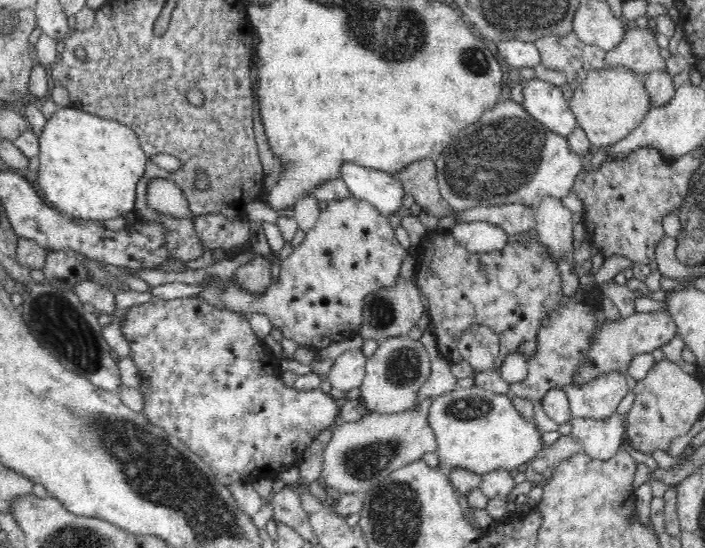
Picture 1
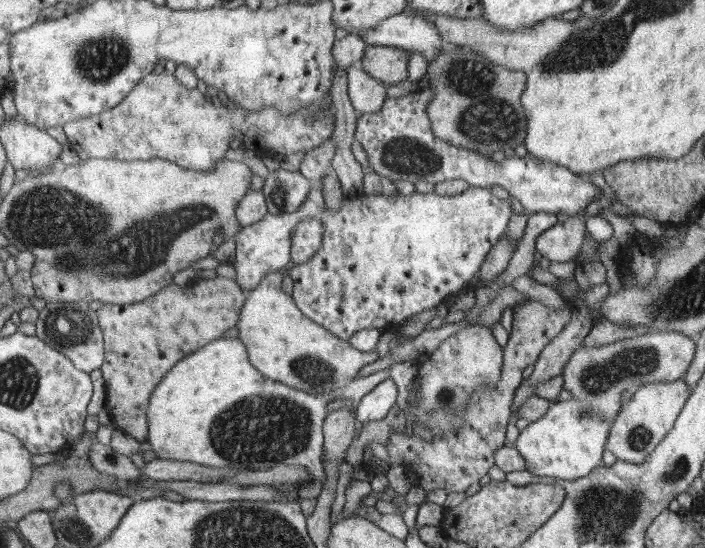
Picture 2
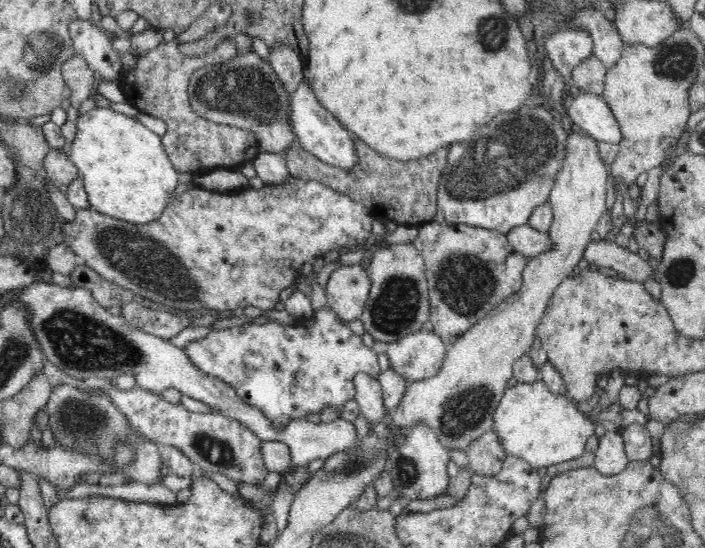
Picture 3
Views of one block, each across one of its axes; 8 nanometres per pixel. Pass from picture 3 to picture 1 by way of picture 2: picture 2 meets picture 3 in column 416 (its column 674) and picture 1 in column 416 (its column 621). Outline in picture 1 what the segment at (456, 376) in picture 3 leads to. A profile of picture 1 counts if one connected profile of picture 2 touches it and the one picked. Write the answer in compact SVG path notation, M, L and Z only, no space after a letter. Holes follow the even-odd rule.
M414 408L404 414L364 413L361 417L358 422L340 422L332 428L332 437L322 454L320 474L328 490L363 495L390 472L420 460L426 452L434 452L434 433L427 425L427 412Z

